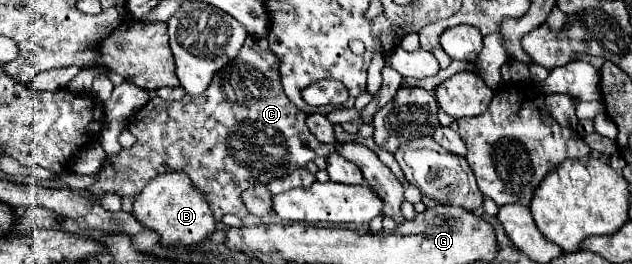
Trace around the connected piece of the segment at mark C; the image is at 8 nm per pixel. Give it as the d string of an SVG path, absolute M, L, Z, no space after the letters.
M247 37L239 55L213 75L213 81L203 95L185 95L181 101L173 103L153 97L141 111L137 111L127 123L127 129L137 137L137 143L131 149L121 149L115 157L107 157L99 171L99 181L89 187L89 191L95 197L97 193L137 197L159 173L181 169L191 177L197 189L207 193L217 221L227 213L243 219L249 211L241 201L241 189L247 189L257 181L269 183L273 177L285 177L319 155L351 153L351 161L359 165L367 177L367 185L383 201L383 213L401 225L405 217L401 215L399 205L405 189L391 169L361 143L317 141L307 129L305 117L307 113L297 109L285 97L279 61L273 57L267 41Z

